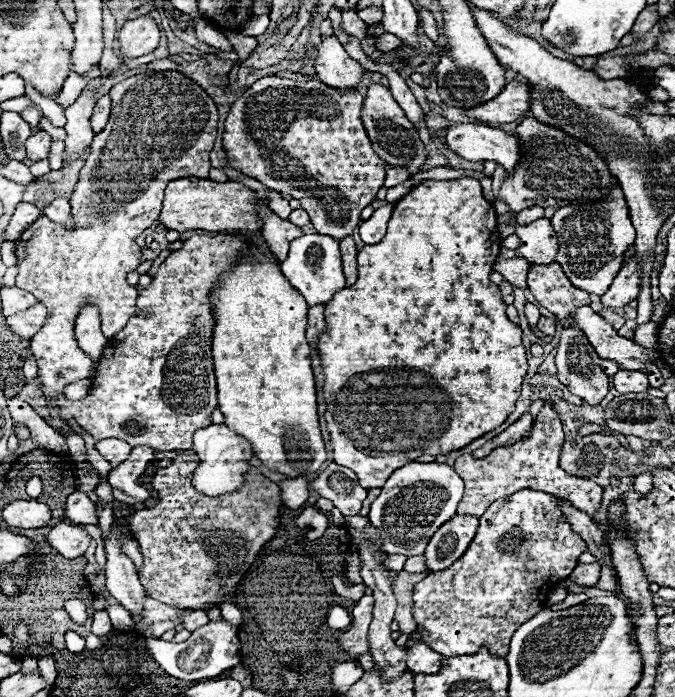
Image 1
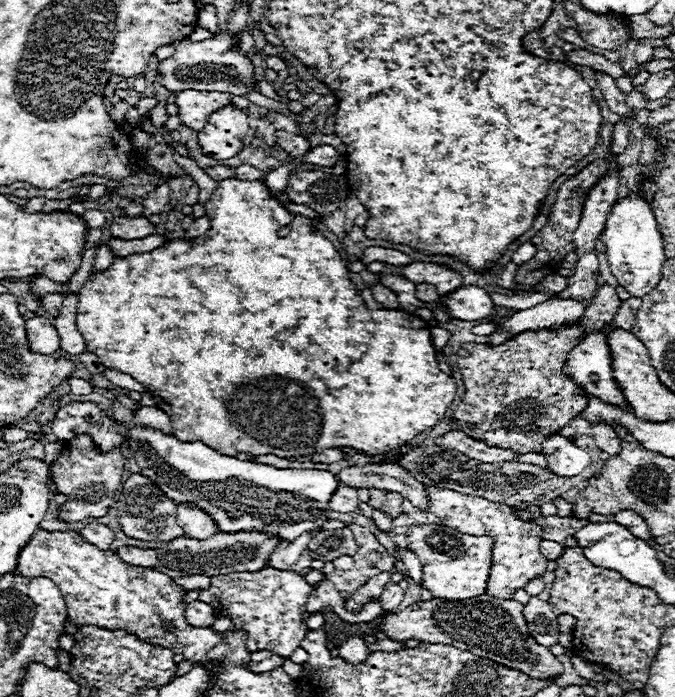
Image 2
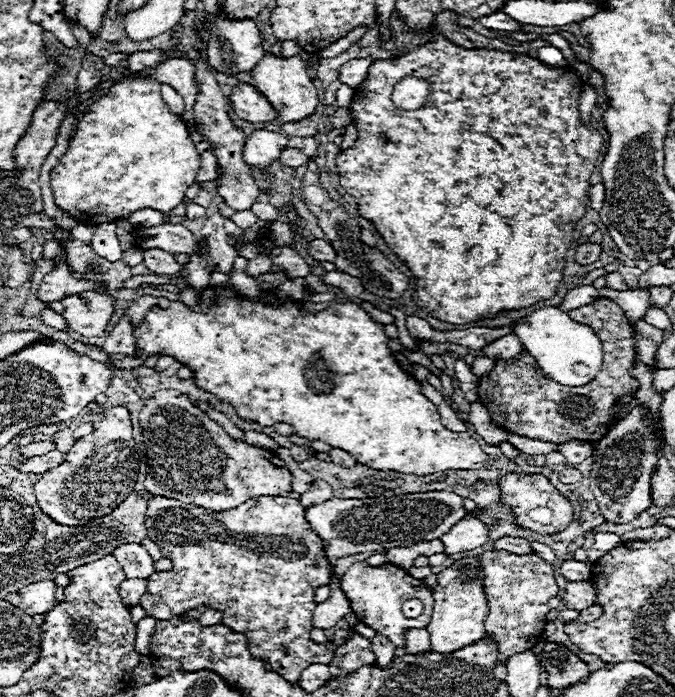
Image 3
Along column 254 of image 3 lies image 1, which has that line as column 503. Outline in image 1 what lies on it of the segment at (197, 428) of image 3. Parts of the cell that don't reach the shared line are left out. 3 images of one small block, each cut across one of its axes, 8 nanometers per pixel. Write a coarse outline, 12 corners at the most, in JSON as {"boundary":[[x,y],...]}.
{"boundary":[[546,402],[526,442],[464,454],[458,514],[546,490],[592,518],[602,488],[558,466],[562,422]]}

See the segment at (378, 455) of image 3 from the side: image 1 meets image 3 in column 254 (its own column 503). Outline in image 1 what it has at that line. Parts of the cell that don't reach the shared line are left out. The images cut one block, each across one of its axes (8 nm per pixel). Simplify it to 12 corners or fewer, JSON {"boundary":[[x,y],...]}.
{"boundary":[[476,178],[424,180],[318,340],[366,490],[514,412]]}

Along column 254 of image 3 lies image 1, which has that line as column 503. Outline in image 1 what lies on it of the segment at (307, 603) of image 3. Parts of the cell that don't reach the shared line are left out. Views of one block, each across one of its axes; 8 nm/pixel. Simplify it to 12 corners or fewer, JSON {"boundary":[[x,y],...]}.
{"boundary":[[552,494],[480,516],[466,554],[414,584],[420,640],[444,656],[514,630],[586,542]]}

